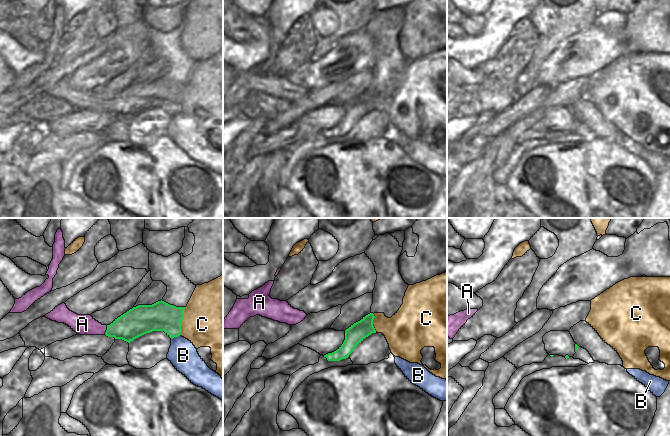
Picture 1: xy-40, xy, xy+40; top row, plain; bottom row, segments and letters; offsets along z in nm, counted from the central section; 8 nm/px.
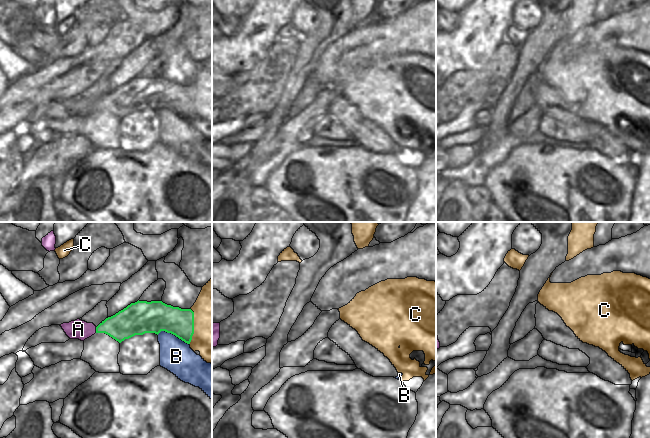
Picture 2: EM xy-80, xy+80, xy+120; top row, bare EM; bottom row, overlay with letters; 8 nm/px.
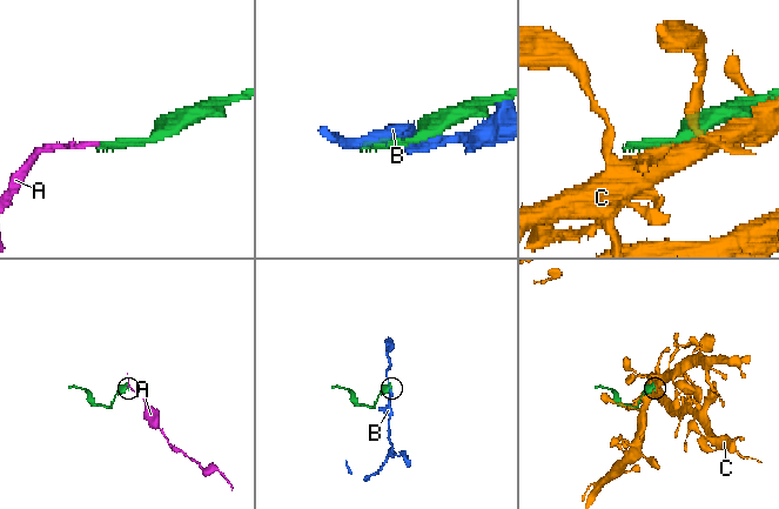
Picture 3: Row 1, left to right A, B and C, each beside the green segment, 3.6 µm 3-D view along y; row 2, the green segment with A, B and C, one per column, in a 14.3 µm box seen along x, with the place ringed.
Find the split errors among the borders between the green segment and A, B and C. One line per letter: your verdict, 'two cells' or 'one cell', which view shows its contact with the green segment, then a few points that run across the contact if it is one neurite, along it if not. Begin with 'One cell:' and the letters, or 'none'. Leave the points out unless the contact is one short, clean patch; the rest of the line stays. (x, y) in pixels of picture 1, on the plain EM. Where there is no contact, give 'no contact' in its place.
One cell: none
A: two cells; meets green in xy-40
B: two cells; meets green in xy-40
C: two cells; meets green in xy-40

